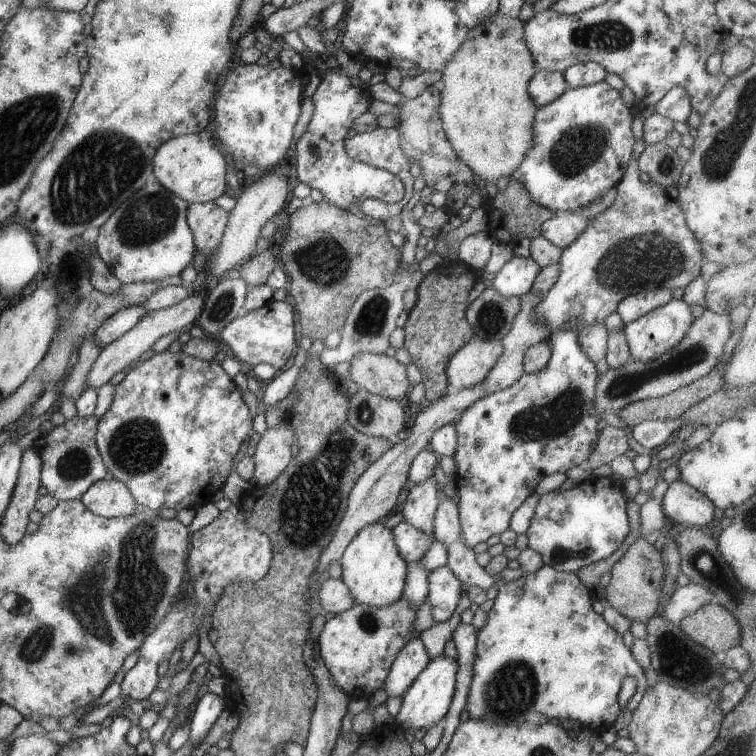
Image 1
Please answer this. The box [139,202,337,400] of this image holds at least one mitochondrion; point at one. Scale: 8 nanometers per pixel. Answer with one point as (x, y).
(220, 308)

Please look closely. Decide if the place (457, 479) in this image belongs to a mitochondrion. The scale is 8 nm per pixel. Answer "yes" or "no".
no

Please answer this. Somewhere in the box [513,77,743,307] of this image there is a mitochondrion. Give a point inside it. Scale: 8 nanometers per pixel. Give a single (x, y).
(635, 261)

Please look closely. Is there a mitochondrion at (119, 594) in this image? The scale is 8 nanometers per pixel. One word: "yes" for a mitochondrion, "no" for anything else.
yes

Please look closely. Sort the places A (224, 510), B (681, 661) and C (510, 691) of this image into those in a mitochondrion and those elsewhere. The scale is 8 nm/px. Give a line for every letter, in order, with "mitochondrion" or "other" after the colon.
A: other
B: mitochondrion
C: mitochondrion

